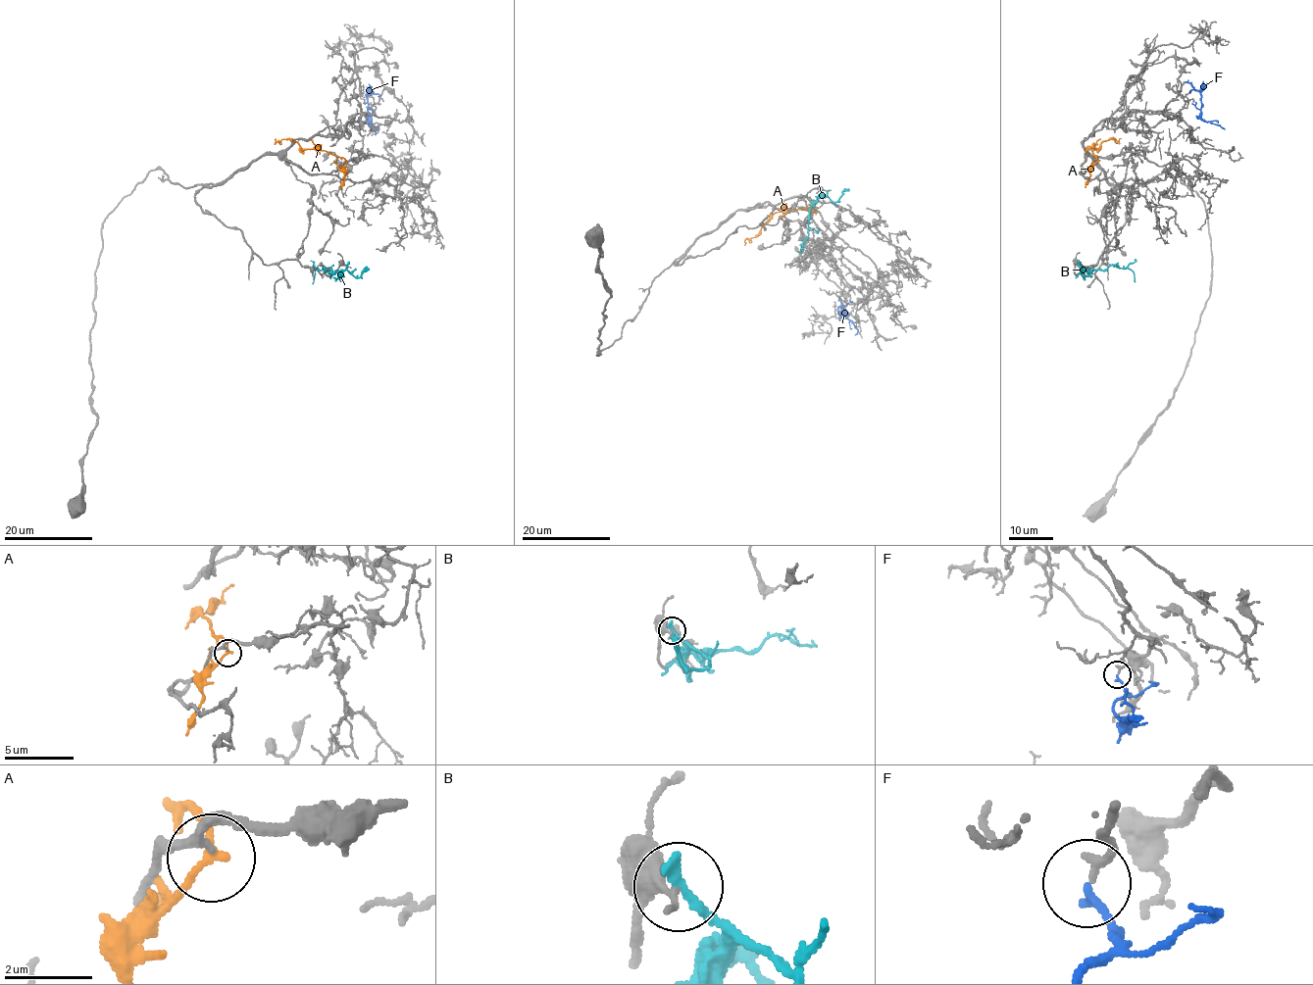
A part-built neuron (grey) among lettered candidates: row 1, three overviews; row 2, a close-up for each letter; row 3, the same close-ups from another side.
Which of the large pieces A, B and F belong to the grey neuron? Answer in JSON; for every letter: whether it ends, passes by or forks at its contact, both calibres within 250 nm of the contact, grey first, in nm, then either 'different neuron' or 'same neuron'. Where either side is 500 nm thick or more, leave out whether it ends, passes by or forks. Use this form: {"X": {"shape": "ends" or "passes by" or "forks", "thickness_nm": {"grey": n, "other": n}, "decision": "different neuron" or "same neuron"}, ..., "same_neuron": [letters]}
{"A": {"shape": "passes by", "thickness_nm": {"grey": 170, "other": 180}, "decision": "different neuron"}, "B": {"shape": "ends", "thickness_nm": {"grey": 200, "other": 300}, "decision": "different neuron"}, "F": {"shape": "ends", "thickness_nm": {"grey": 180, "other": 180}, "decision": "same neuron"}, "same_neuron": ["F"]}

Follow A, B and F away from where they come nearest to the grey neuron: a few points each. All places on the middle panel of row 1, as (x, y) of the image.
A: (816, 213), (781, 209), (753, 237), (747, 238), (744, 245)
B: (827, 191), (827, 194), (818, 197), (811, 206), (808, 238), (802, 251)
F: (838, 299), (841, 304), (837, 309), (839, 313), (846, 313), (857, 329), (854, 335)

